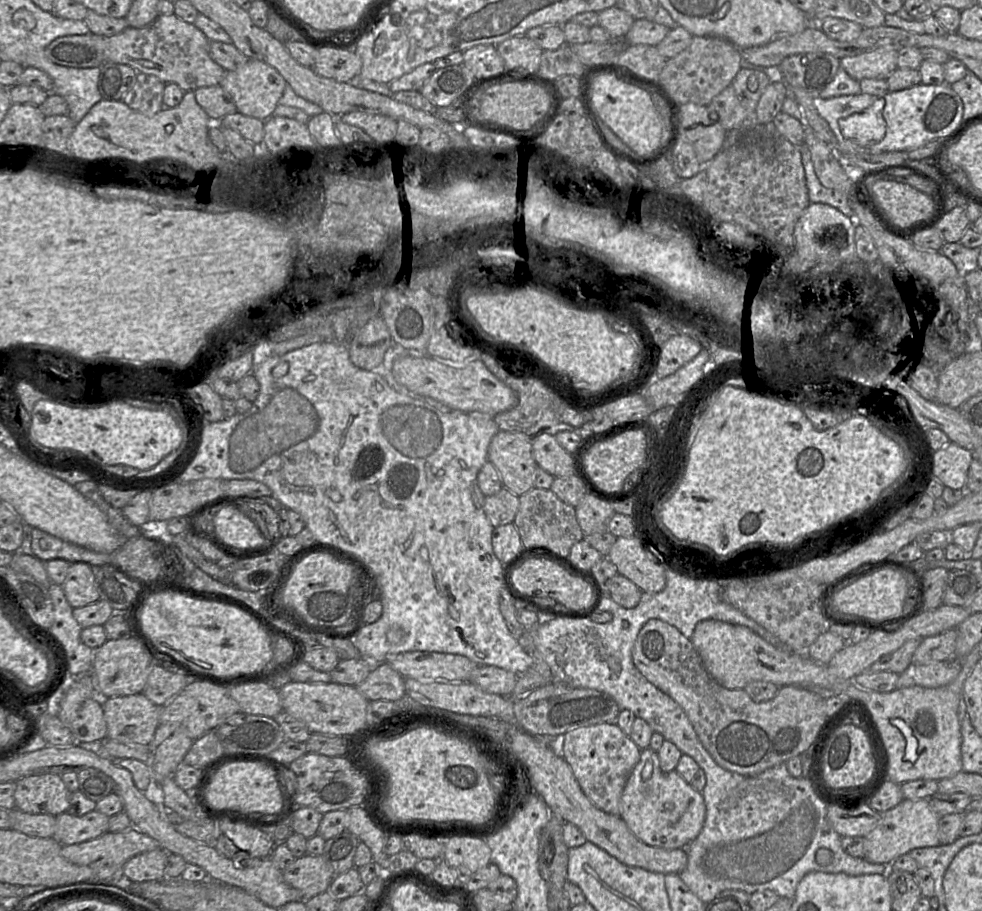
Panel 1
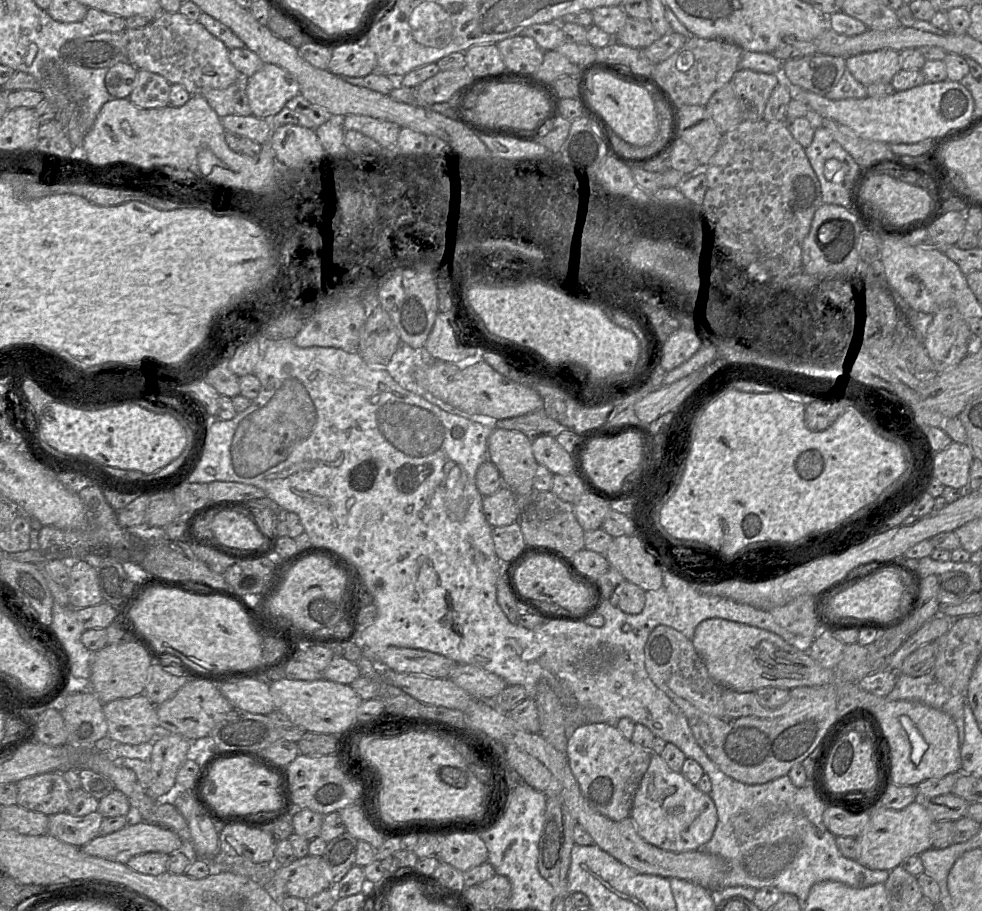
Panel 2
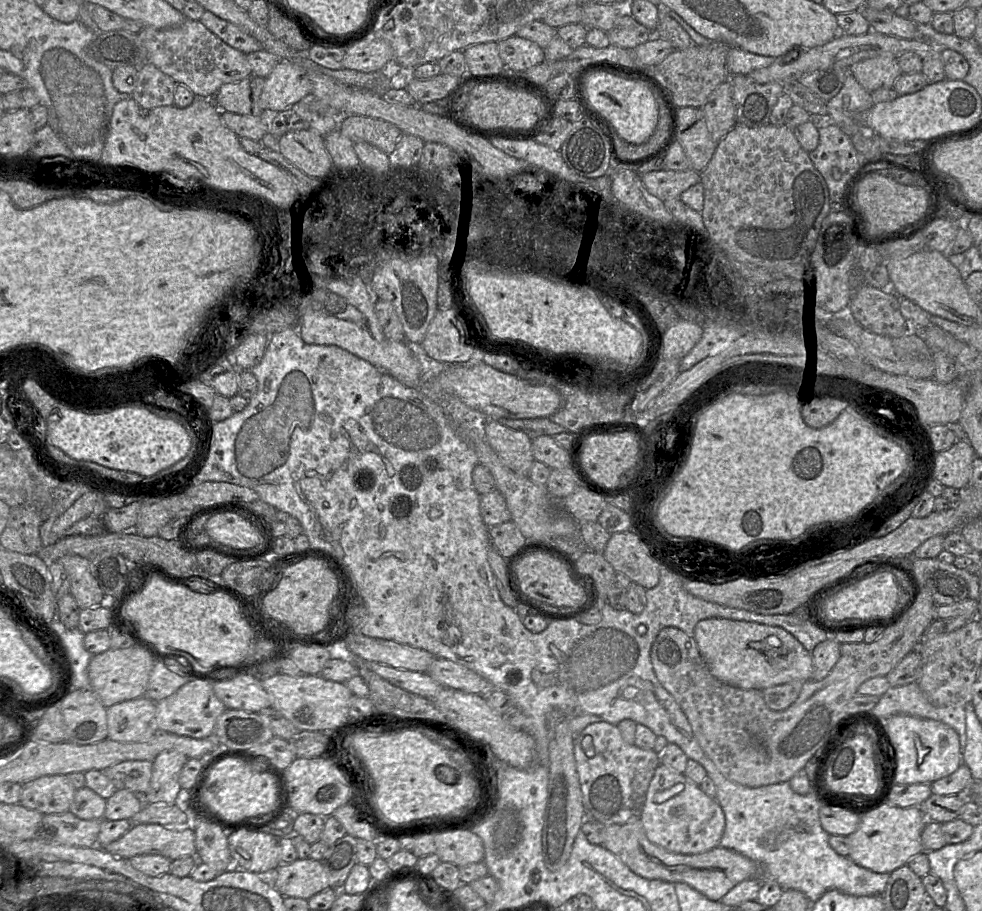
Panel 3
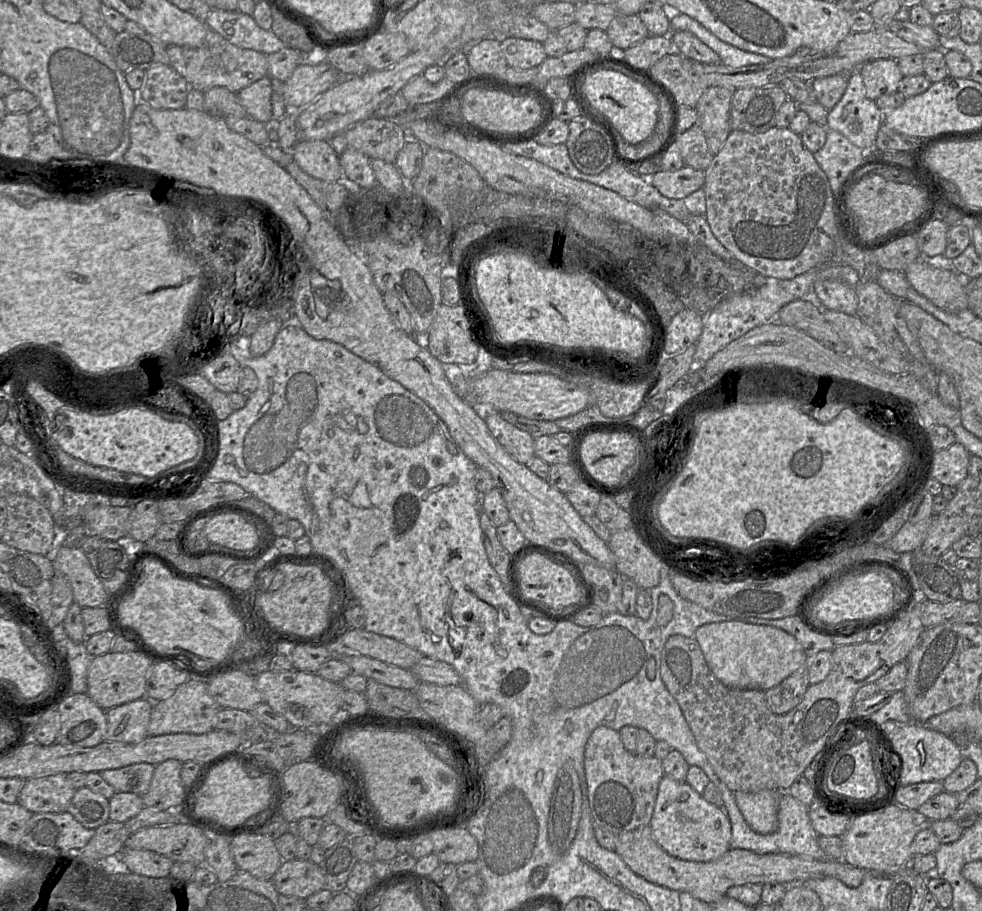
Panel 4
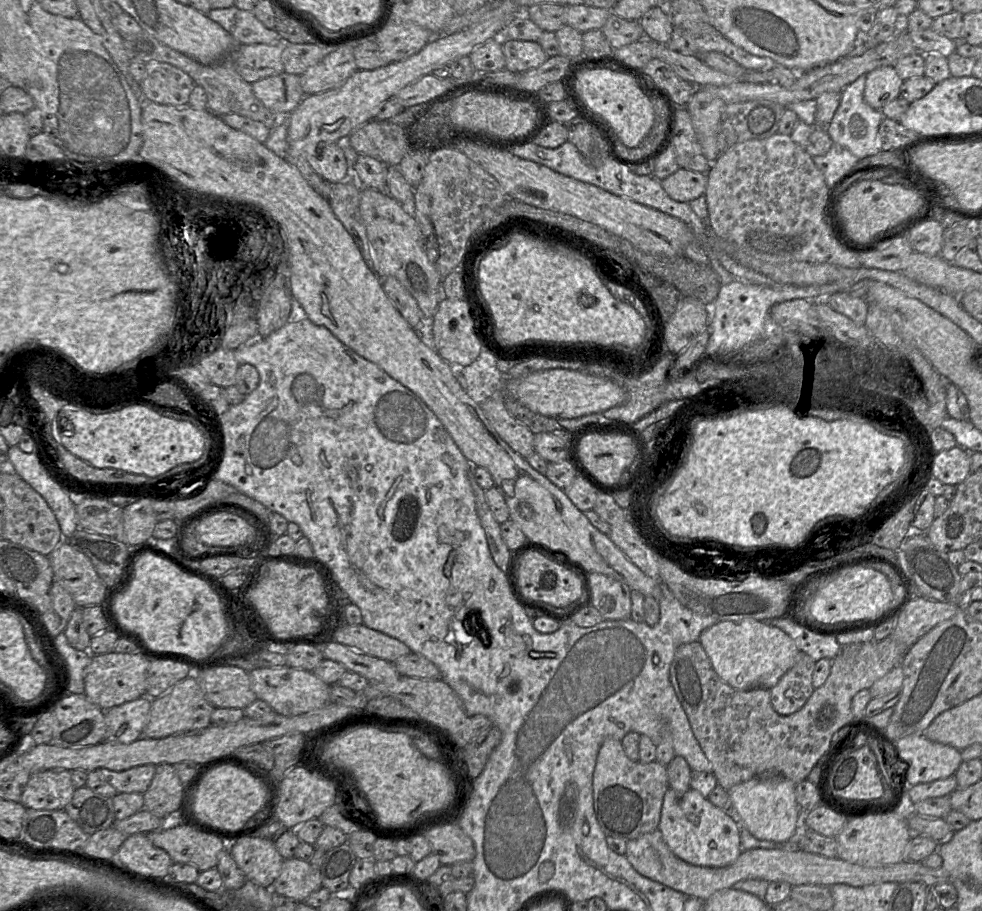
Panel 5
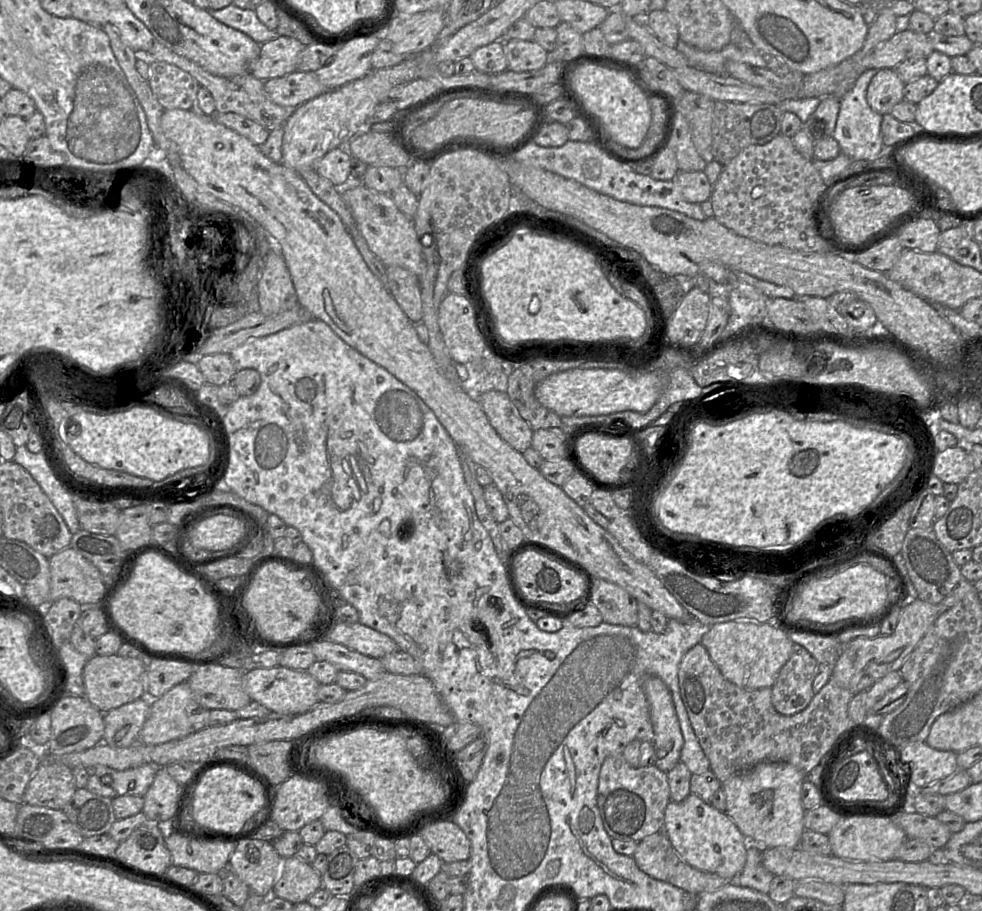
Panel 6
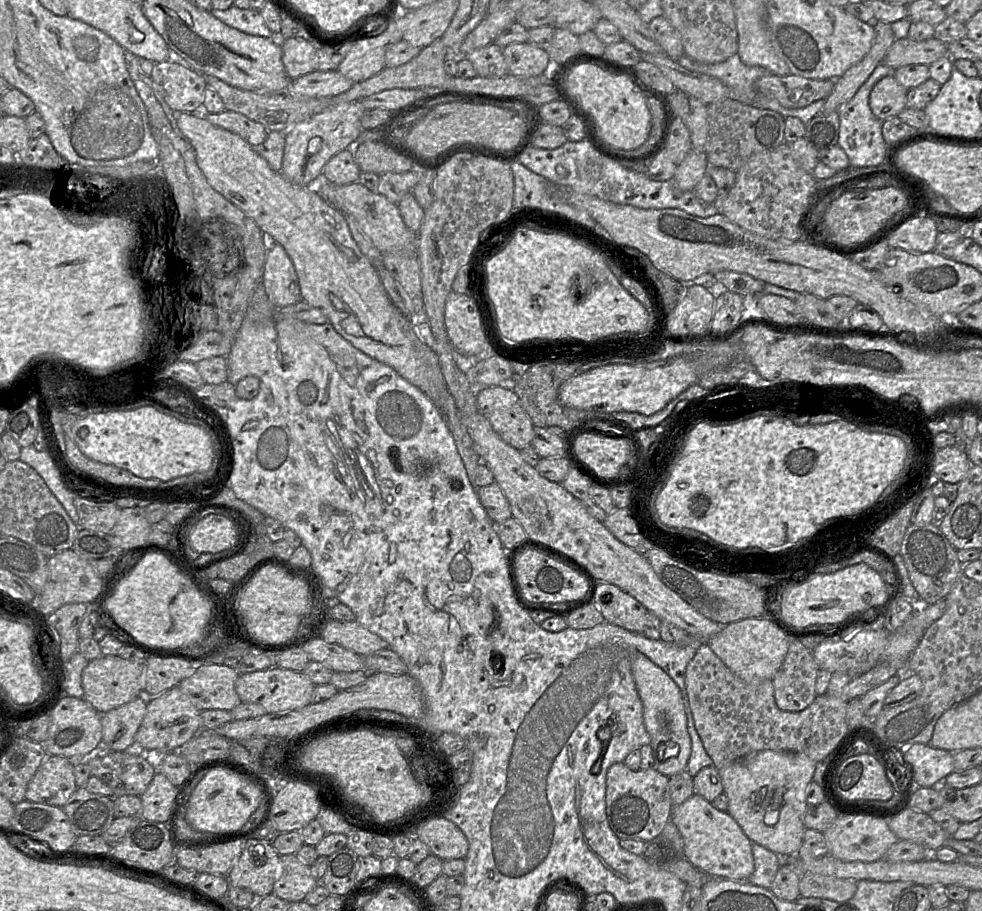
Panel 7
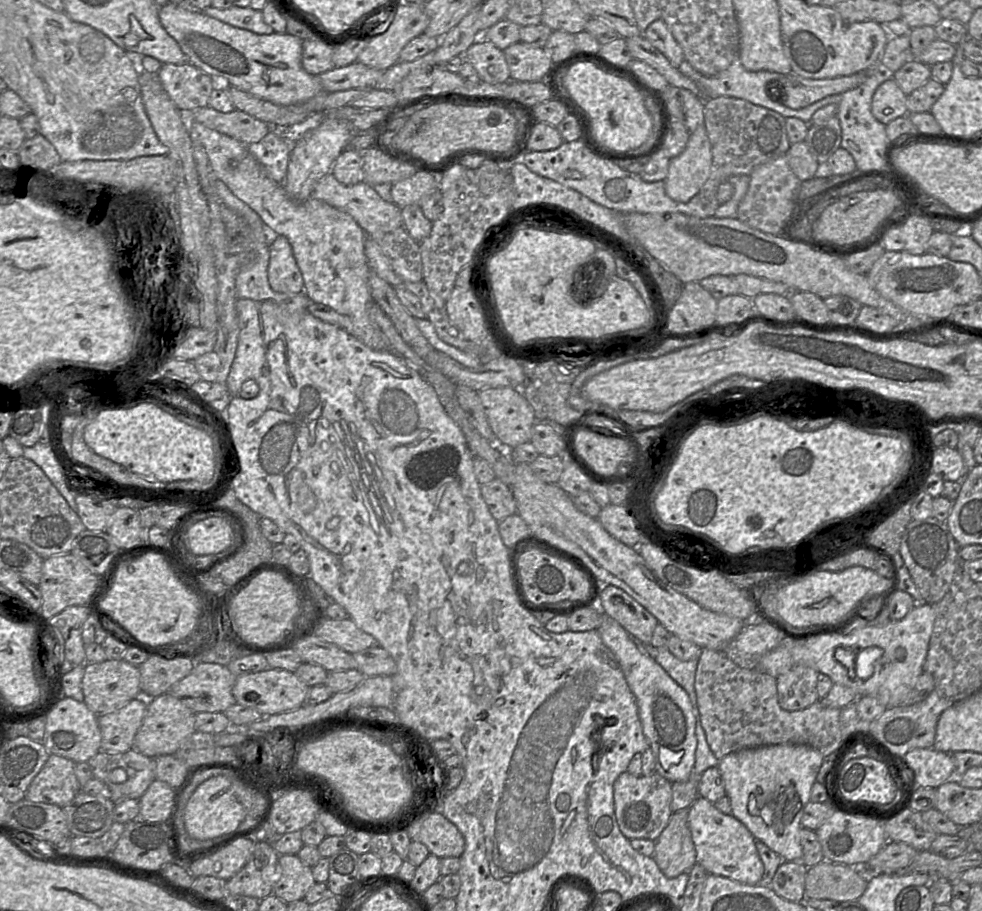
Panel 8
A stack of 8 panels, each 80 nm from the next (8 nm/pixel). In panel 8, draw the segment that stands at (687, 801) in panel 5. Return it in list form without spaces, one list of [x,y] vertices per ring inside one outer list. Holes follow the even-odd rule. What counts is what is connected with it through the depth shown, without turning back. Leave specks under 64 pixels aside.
[[[698,796],[689,808],[687,822],[695,846],[696,863],[703,866],[708,874],[728,877],[748,885],[759,884],[763,877],[764,865],[755,846],[755,837],[741,821],[732,814],[727,815],[720,812],[714,803],[702,796]]]

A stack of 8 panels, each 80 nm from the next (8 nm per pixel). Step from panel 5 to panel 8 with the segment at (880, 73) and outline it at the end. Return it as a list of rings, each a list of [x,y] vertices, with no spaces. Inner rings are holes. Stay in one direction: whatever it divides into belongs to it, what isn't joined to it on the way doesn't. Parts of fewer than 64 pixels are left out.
[[[893,77],[887,78],[876,89],[872,97],[871,112],[884,125],[908,114],[907,95]]]

